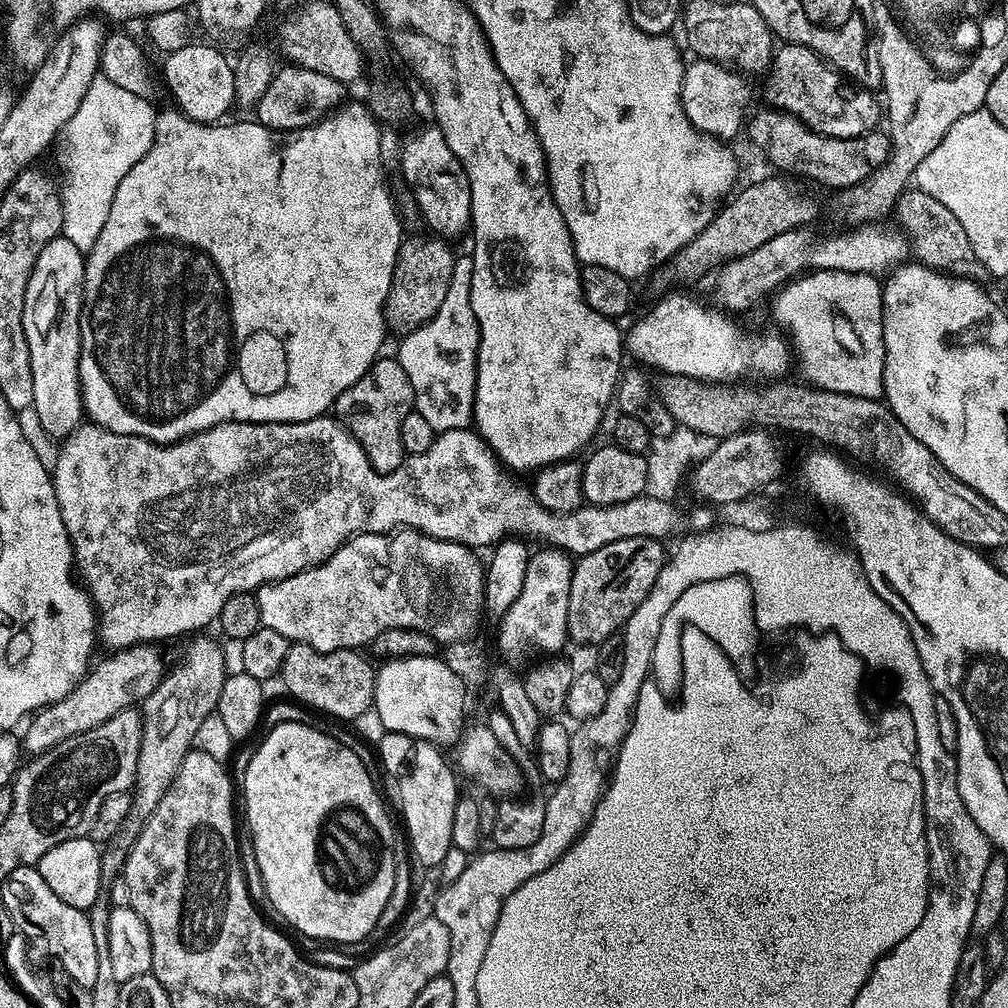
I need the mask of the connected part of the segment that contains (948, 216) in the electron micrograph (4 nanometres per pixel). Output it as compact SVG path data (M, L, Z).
M916 186L909 187L898 199L894 207L894 217L900 223L899 231L906 237L907 247L919 263L927 268L949 276L965 276L967 280L983 281L989 275L986 266L975 257L974 249L962 230L962 225L937 198L921 192Z

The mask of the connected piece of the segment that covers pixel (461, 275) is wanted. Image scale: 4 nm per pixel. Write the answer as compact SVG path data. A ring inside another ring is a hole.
M457 255L454 273L438 312L430 323L403 337L396 353L396 359L414 390L414 410L438 434L469 427L475 415L476 360L480 331L473 307L470 306L472 278L471 255Z

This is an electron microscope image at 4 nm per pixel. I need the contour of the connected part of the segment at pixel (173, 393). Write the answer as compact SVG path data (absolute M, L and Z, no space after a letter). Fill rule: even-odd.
M355 103L349 106L348 116L356 123L357 146L368 148L365 150L364 156L344 156L339 142L336 141L340 136L340 128L336 125L332 114L325 115L315 124L309 124L306 128L290 132L273 131L259 122L251 122L252 124L228 124L229 122L199 124L179 110L161 111L157 115L154 126L154 142L150 146L150 150L134 165L130 174L126 174L126 178L122 178L122 182L118 182L118 190L114 194L114 202L110 202L110 214L106 214L106 222L102 226L102 232L98 234L98 240L94 242L84 258L84 303L80 306L80 361L78 362L77 374L79 376L79 398L82 401L83 411L91 423L96 424L99 428L104 428L107 432L122 436L140 436L143 440L162 445L174 444L177 440L183 440L186 436L195 436L196 433L204 432L219 424L297 424L325 415L347 388L354 386L354 382L358 382L358 378L362 378L362 374L366 374L372 369L372 365L381 355L380 347L384 344L384 336L386 337L383 323L384 303L386 302L386 294L390 290L396 255L400 253L402 235L400 236L400 222L396 218L392 202L384 188L384 176L376 169L380 164L381 127L369 115L363 103Z

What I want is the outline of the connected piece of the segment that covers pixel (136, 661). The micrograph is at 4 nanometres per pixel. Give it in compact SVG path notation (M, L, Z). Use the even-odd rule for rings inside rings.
M137 644L113 651L97 664L95 661L80 683L70 690L70 694L66 694L66 698L41 708L27 721L28 729L22 737L23 751L28 751L28 754L45 752L86 730L102 726L102 722L114 718L122 710L139 705L160 684L166 671L166 663L156 648L159 647Z

